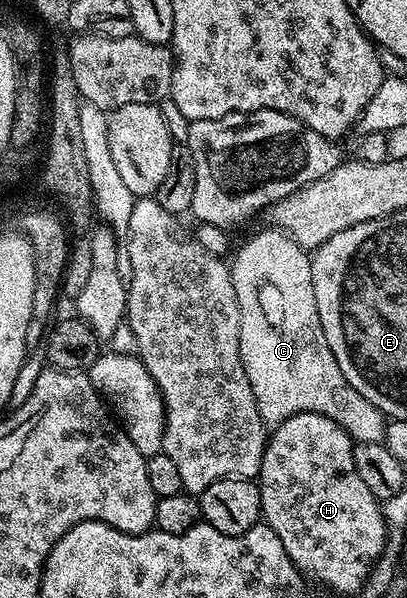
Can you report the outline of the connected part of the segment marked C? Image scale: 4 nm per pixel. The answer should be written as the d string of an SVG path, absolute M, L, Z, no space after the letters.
M277 227L268 228L263 230L262 233L255 234L237 254L234 252L232 254L232 257L234 256L233 261L231 260L235 295L237 296L239 315L241 316L239 355L243 363L243 371L247 371L247 379L251 383L251 391L255 395L255 403L257 404L261 420L265 422L266 426L275 427L296 413L322 413L327 415L327 419L335 419L335 423L339 423L339 427L347 430L350 437L354 439L360 439L367 443L384 442L387 424L385 414L380 413L371 403L367 403L367 399L363 399L363 395L359 395L359 391L355 391L355 387L351 387L351 383L347 383L347 379L343 379L343 371L339 371L339 363L335 359L335 355L331 355L331 347L327 347L327 335L323 335L323 323L319 323L319 307L315 303L315 287L311 283L310 254L302 249L299 243L295 243L295 239L288 232L282 231Z

